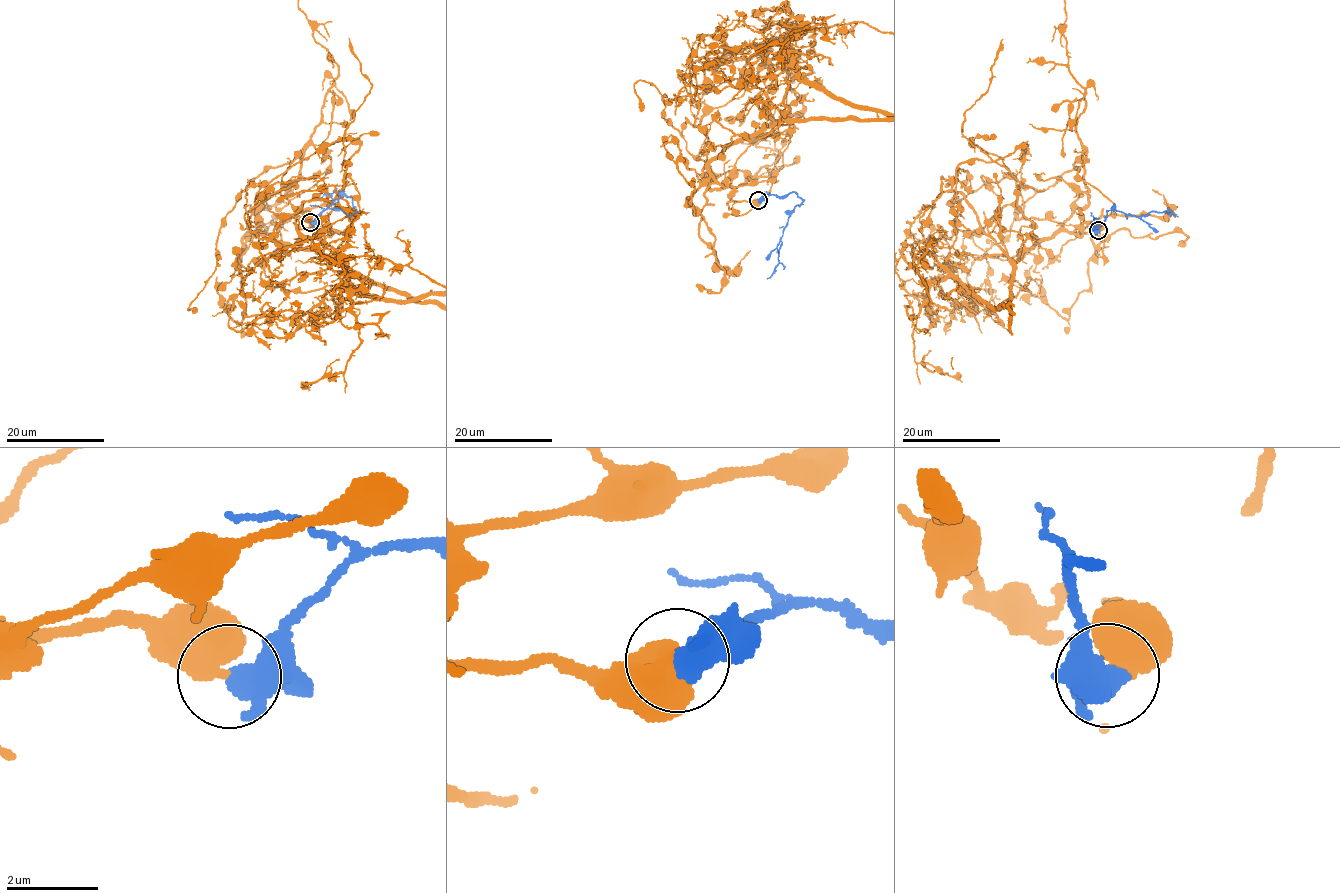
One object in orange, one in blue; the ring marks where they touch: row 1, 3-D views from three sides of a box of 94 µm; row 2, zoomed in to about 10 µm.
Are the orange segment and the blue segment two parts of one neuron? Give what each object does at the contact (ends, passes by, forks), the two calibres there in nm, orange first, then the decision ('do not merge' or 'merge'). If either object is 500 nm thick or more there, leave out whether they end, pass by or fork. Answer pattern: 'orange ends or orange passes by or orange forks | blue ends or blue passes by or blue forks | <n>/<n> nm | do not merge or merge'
650/400 nm | do not merge

